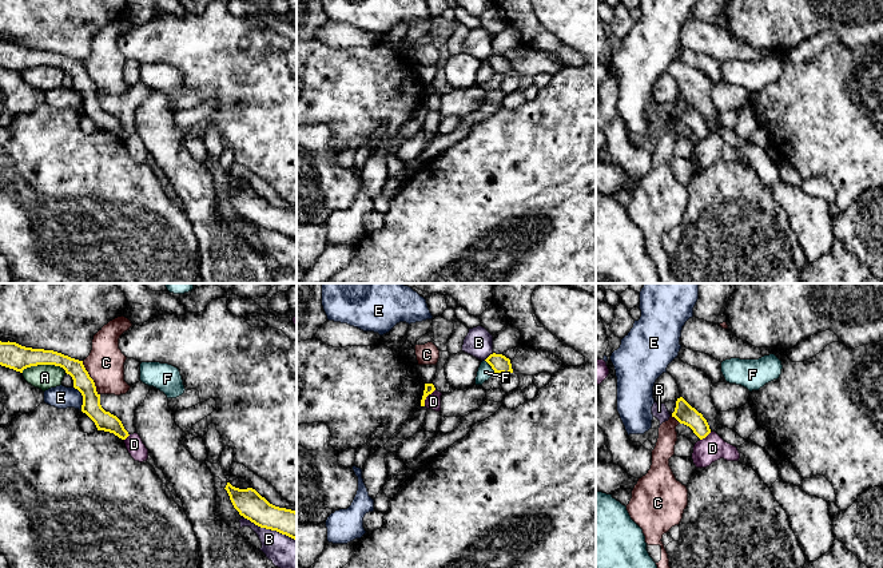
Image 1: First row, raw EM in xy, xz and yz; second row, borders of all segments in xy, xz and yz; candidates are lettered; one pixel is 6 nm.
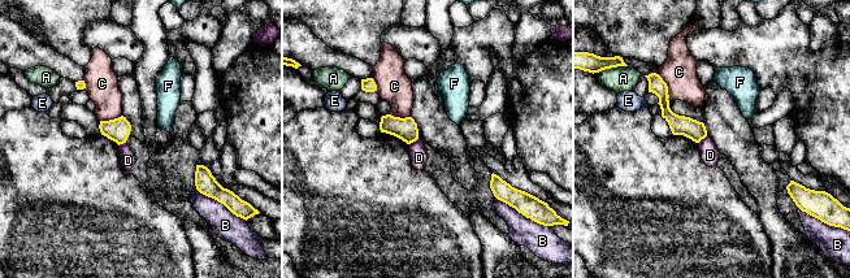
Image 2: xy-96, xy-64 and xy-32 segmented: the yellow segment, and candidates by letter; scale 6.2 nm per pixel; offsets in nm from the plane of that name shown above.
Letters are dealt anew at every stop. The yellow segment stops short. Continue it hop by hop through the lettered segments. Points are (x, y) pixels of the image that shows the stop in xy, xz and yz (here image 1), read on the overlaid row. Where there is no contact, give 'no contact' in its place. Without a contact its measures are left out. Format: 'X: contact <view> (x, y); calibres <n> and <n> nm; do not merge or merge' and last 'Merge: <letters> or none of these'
A: contact xy (43, 364); calibres 160 and 150 nm; do not merge
B: contact xy (270, 528); calibres 170 and 190 nm; do not merge
C: contact xy (91, 378); calibres 110 and 220 nm; do not merge
D: contact xz (426, 396); calibres 60 and 100 nm; do not merge
E: contact xy (83, 397); calibres 120 and 140 nm; do not merge
F: contact xz (490, 365); calibres 110 and 90 nm; do not merge
Merge: none of these

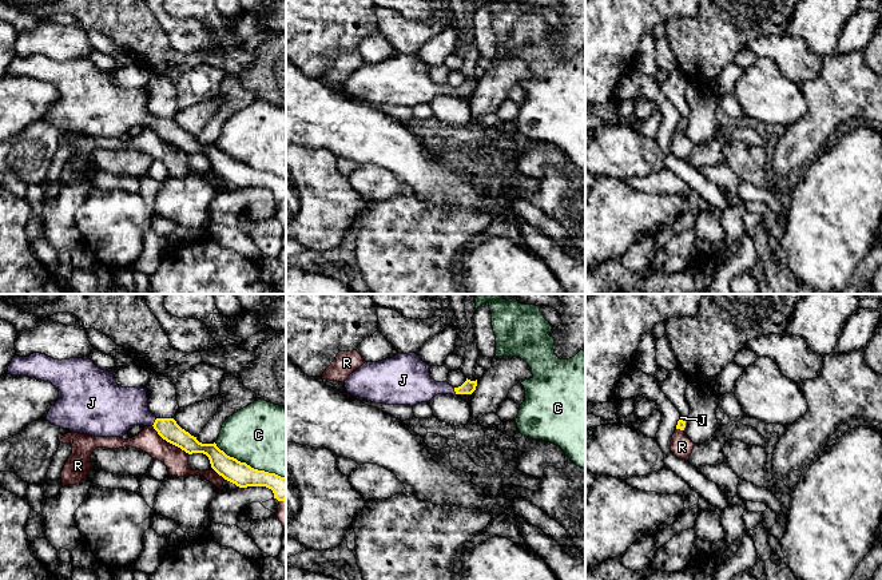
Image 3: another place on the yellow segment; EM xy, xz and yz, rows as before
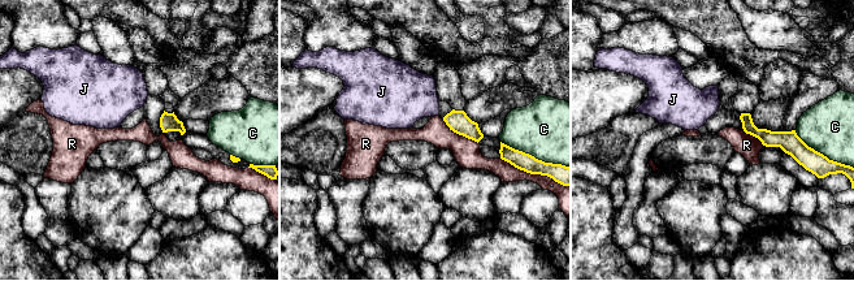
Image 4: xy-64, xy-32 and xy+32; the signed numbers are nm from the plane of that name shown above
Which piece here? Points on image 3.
C: contact xy (249, 465); calibres 140 and 400 nm; do not merge
J: contact xy (154, 422); calibres 130 and 280 nm; merge
R: contact xy (170, 443); calibres 130 and 140 nm; do not merge
Merge: J

